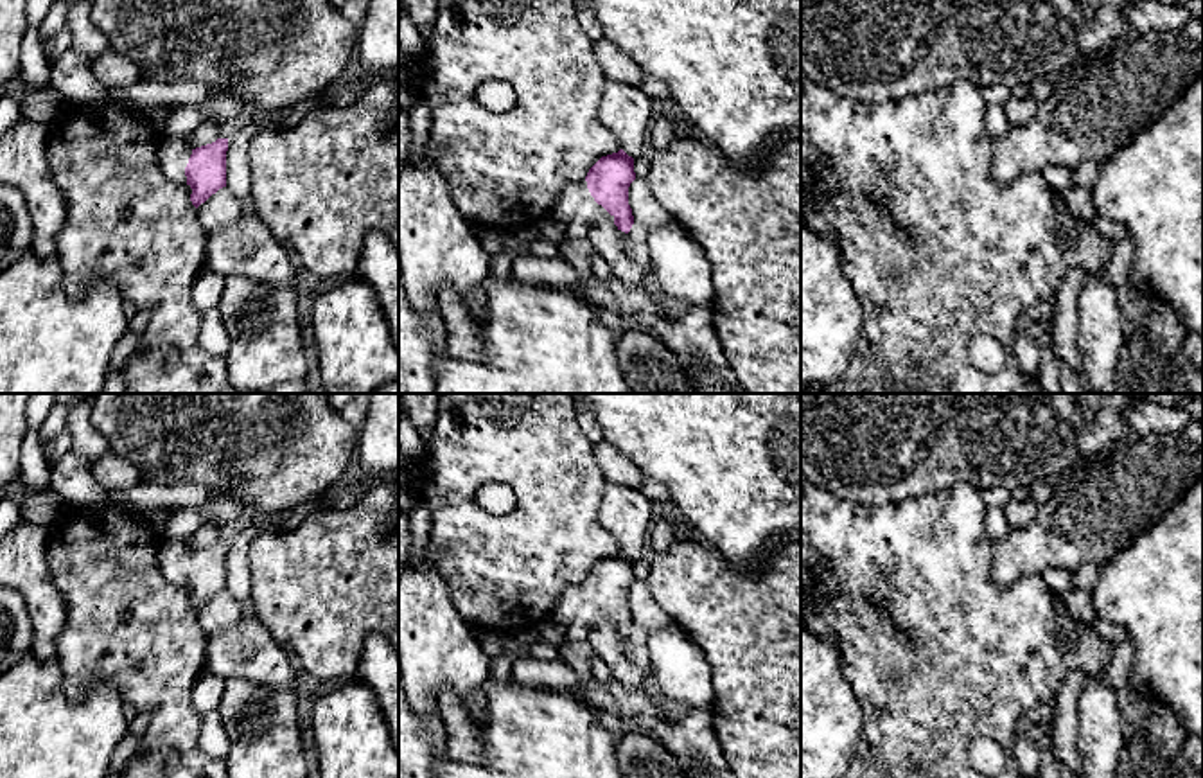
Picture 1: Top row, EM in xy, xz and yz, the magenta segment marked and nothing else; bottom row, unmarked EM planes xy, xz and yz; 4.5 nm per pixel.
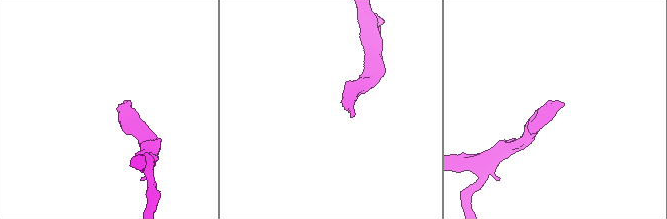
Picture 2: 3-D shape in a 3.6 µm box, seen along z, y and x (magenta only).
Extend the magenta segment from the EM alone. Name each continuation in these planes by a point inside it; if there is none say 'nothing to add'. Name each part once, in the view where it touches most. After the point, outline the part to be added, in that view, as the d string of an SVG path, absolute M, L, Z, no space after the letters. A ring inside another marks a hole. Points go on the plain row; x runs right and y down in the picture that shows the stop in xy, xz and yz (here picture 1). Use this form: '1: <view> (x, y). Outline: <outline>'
1: xz (577, 613). Outline: M582 582L569 586L560 595L558 606L537 631L562 627L566 641L557 649L557 659L566 663L582 683L589 683L594 679L591 661L596 658L591 638L600 625L614 625L614 618L594 604L587 584Z

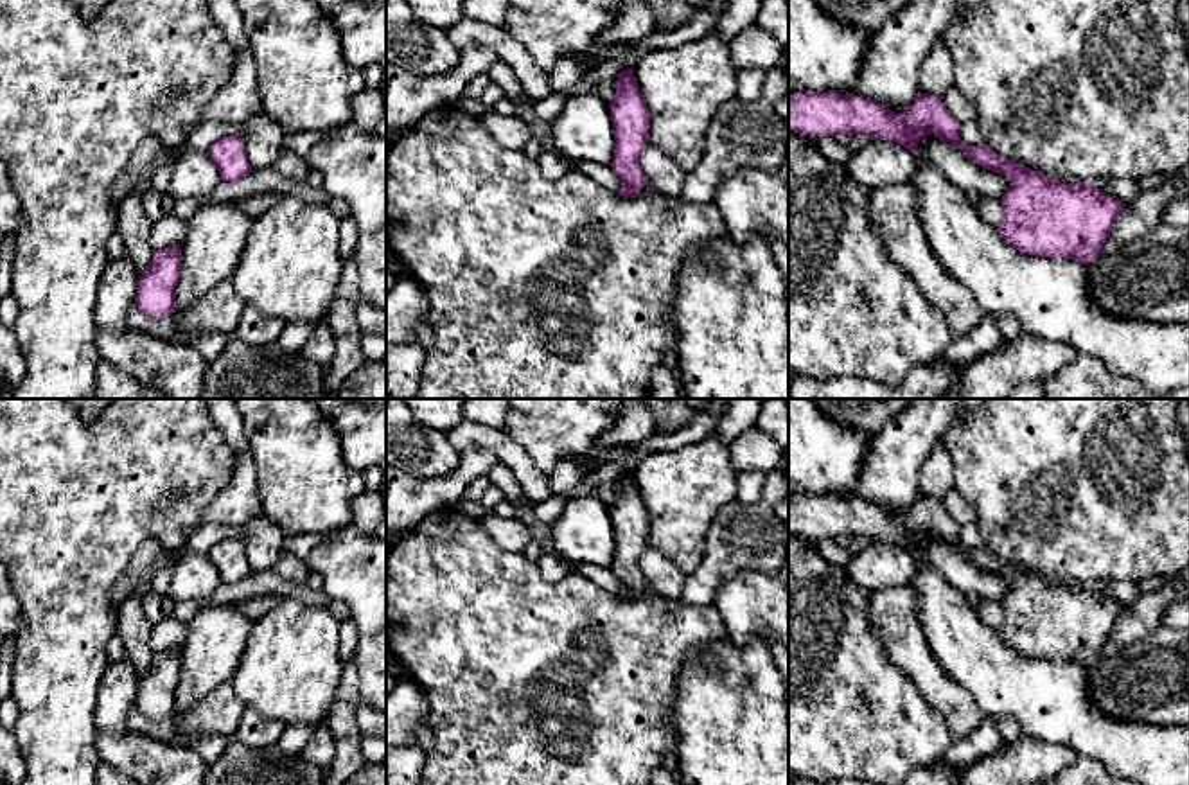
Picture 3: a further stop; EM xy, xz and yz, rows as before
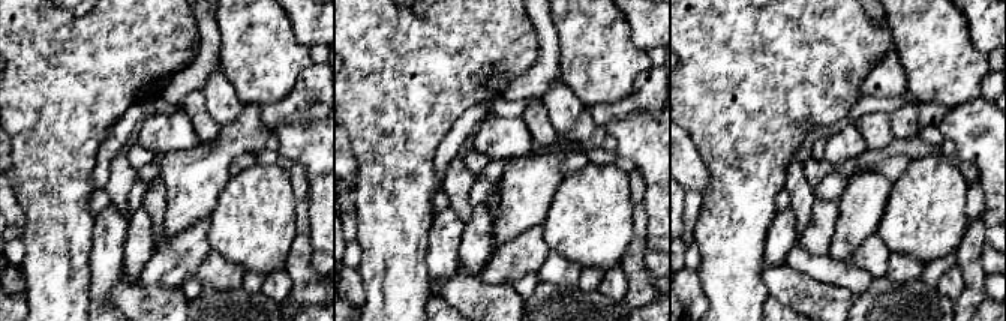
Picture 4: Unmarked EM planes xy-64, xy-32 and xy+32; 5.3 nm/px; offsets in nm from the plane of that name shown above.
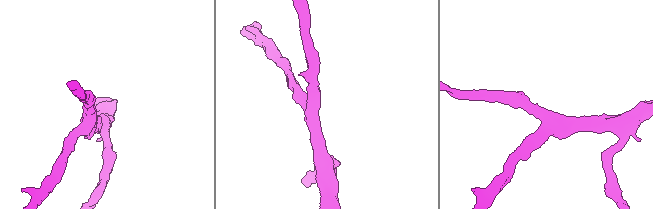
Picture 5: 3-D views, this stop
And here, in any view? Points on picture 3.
nothing to add

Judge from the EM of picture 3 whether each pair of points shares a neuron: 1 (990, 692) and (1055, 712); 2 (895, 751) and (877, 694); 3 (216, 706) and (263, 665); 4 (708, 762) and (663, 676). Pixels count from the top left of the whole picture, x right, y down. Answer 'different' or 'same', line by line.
1: same
2: same
3: different
4: different

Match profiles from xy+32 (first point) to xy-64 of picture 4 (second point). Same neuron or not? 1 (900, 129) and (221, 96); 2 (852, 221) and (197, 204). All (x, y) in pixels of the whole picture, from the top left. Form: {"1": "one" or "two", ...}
{"1": "one", "2": "one"}

